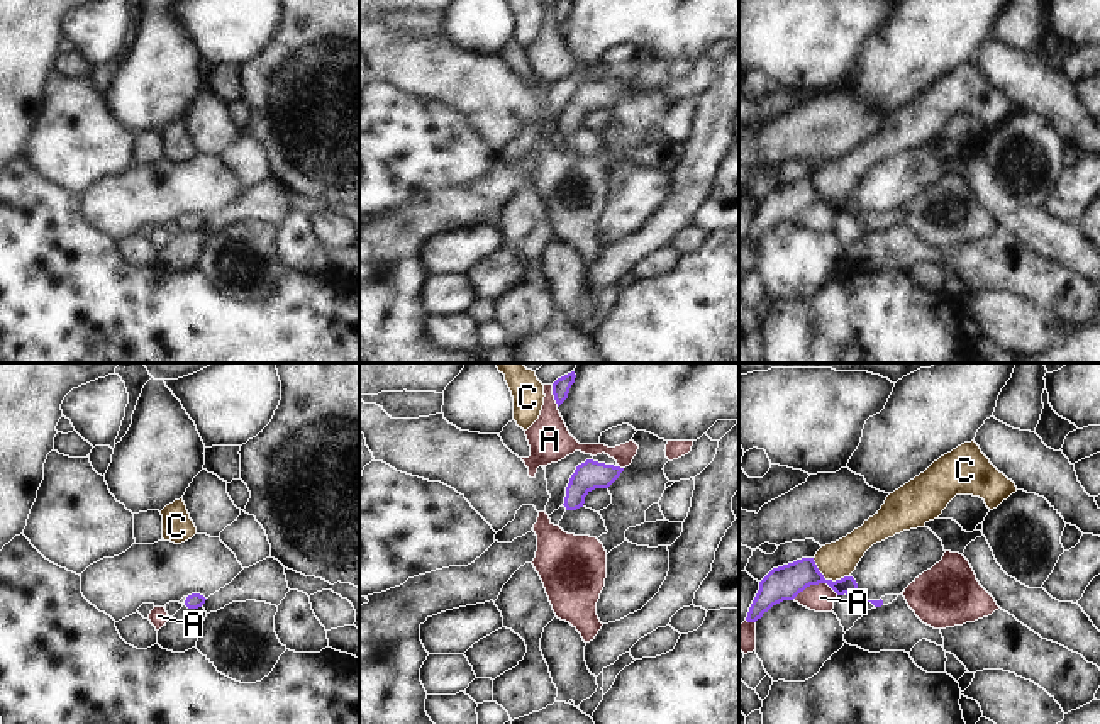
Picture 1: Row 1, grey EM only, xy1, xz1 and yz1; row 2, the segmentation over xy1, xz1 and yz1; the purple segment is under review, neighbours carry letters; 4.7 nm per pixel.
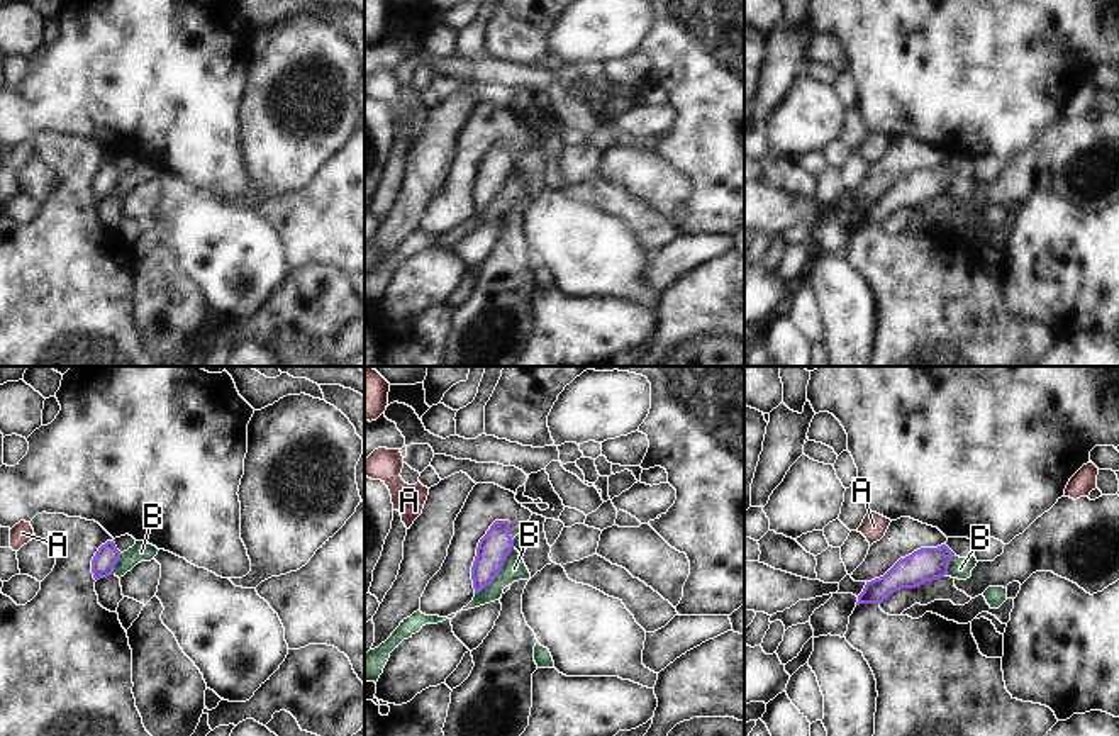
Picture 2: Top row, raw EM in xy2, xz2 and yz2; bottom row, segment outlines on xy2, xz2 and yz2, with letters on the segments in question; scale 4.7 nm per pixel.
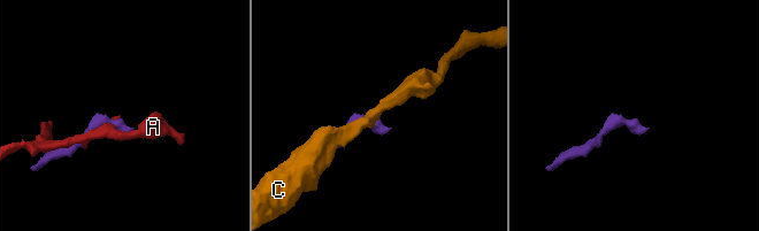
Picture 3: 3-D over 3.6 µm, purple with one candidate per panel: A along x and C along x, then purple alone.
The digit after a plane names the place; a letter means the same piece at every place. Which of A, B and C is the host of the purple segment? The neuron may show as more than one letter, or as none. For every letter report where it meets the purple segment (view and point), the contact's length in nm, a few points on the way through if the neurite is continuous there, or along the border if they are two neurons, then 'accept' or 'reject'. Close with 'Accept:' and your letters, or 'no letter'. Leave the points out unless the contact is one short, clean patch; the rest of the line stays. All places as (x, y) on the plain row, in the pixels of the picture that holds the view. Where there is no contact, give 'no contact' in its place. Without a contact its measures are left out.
A: meets purple in yz1 at (814, 204); contact 220 nm long; reject
B: meets purple in xz2 at (499, 192); contact 300 nm long; border along xz2 (512, 167), (501, 192), (475, 214); reject
C: meets purple in yz1 at (827, 200); contact 200 nm long; border along yz1 (812, 178), (826, 199), (839, 200), (848, 197); reject
Accept: no letter

